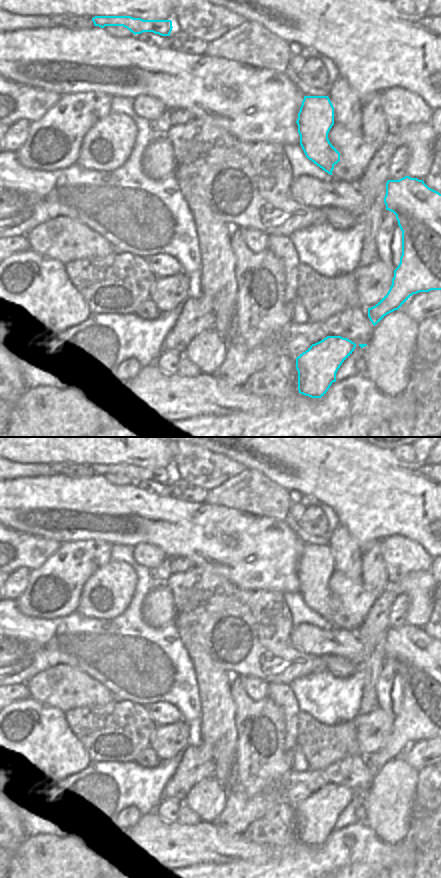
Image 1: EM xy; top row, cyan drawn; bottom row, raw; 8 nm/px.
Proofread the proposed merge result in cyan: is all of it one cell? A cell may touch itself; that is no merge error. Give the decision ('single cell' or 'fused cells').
single cell

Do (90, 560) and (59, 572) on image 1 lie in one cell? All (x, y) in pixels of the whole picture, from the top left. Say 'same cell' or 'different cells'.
same cell

